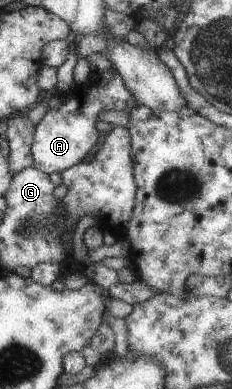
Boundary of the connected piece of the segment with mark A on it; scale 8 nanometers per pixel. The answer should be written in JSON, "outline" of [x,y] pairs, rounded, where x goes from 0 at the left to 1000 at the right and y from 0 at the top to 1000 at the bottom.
{"outline":[[[483,172],[440,188],[388,185],[366,219],[315,221],[280,244],[293,254],[267,260],[250,275],[203,280],[138,342],[129,398],[142,427],[211,452],[254,447],[401,393],[435,355],[435,344],[405,326],[431,285],[543,285],[591,270],[517,190]]]}

